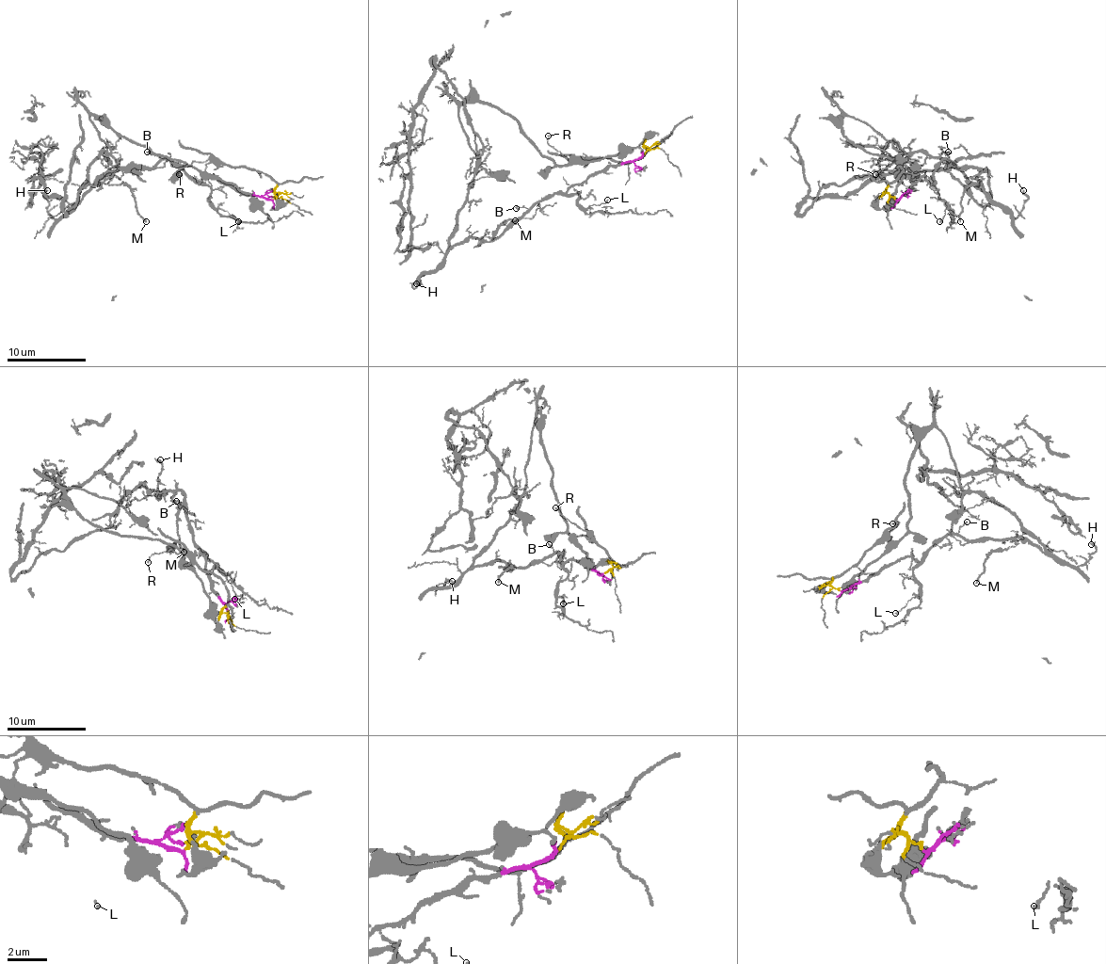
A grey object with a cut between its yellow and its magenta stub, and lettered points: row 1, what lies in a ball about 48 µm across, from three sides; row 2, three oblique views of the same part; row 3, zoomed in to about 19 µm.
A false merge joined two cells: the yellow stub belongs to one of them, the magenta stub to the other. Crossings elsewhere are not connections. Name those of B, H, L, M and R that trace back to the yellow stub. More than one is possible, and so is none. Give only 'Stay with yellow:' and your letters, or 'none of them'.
Stay with yellow: R

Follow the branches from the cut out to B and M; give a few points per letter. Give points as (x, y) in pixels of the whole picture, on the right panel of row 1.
B: (895, 200), (921, 177), (931, 183), (933, 173), (949, 157), (949, 152)
M: (895, 200), (921, 177), (931, 183), (944, 159), (954, 167), (976, 167), (982, 170), (960, 199), (960, 222)

